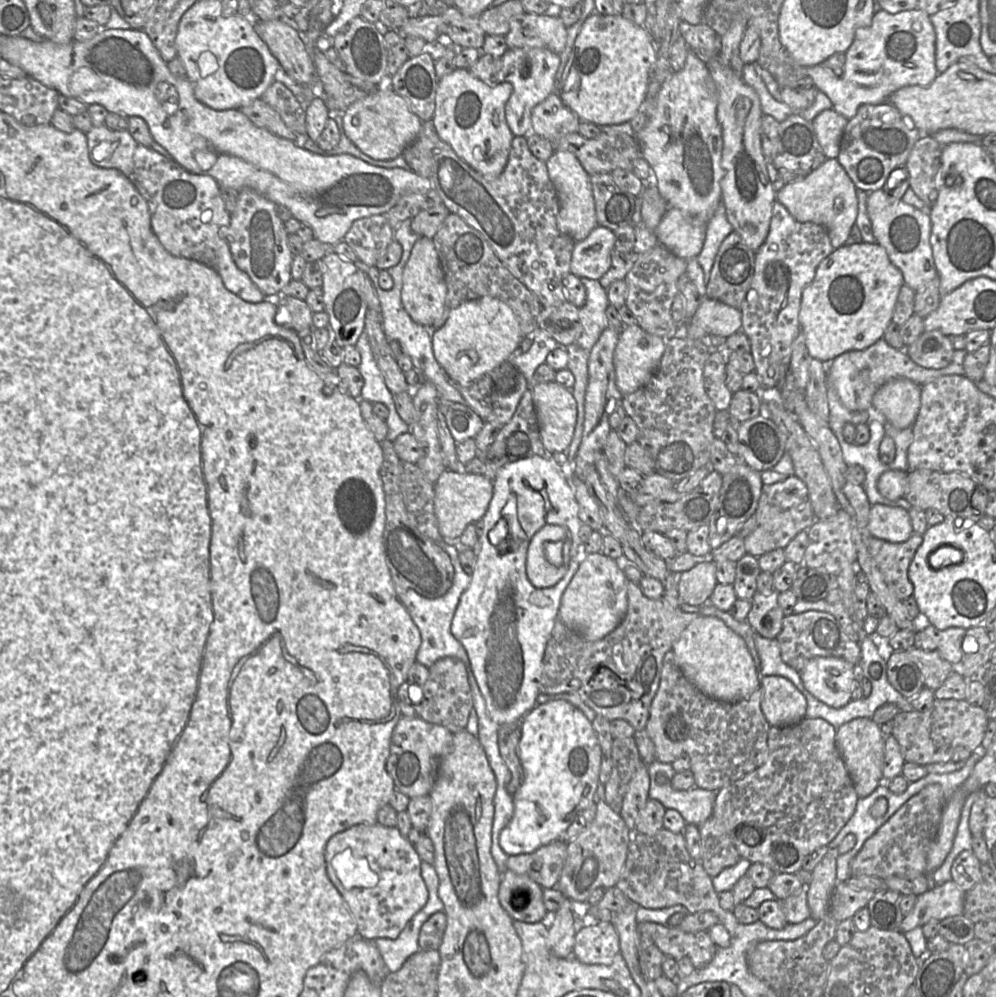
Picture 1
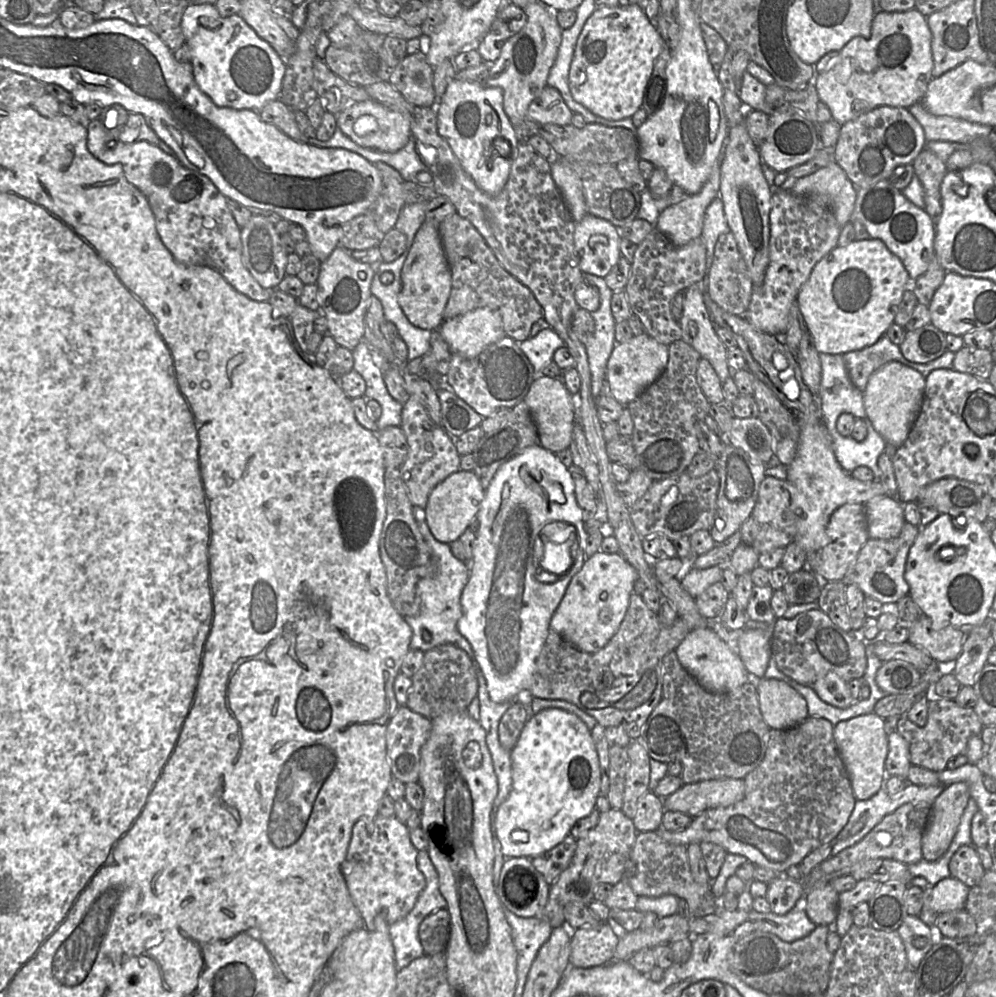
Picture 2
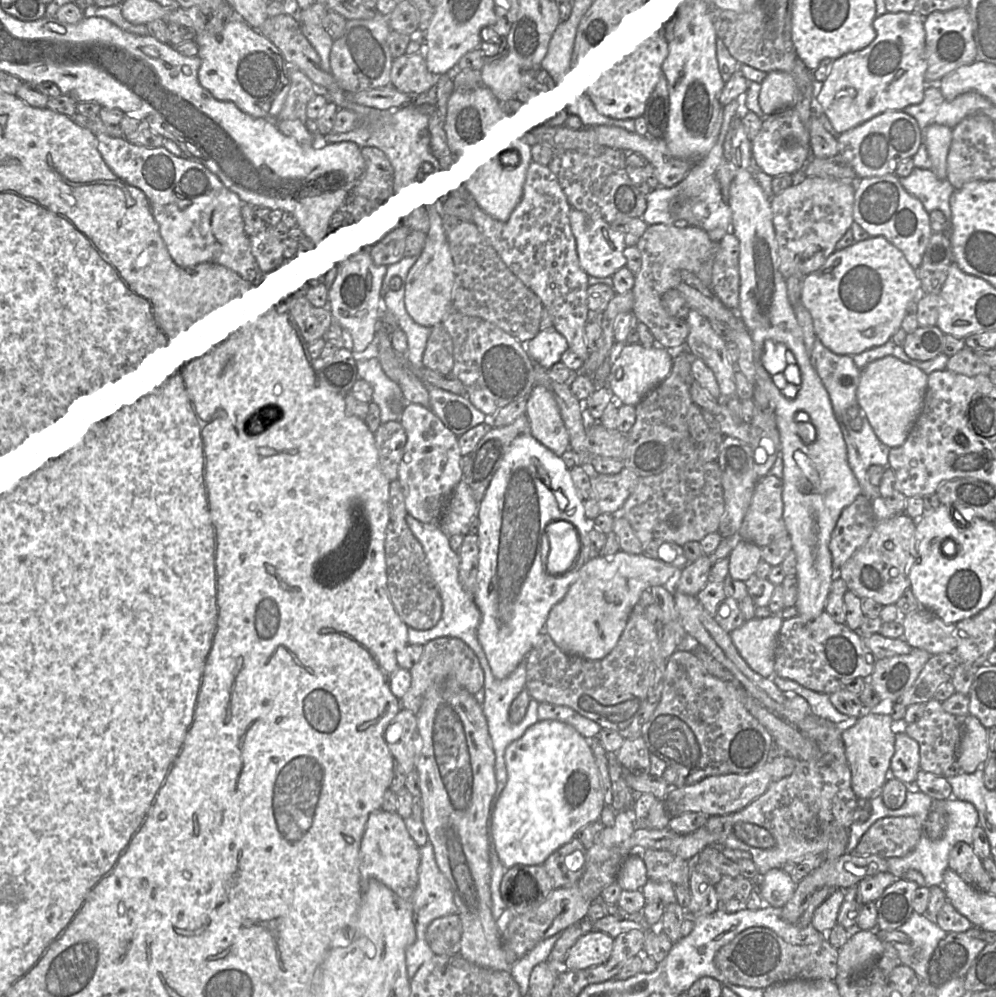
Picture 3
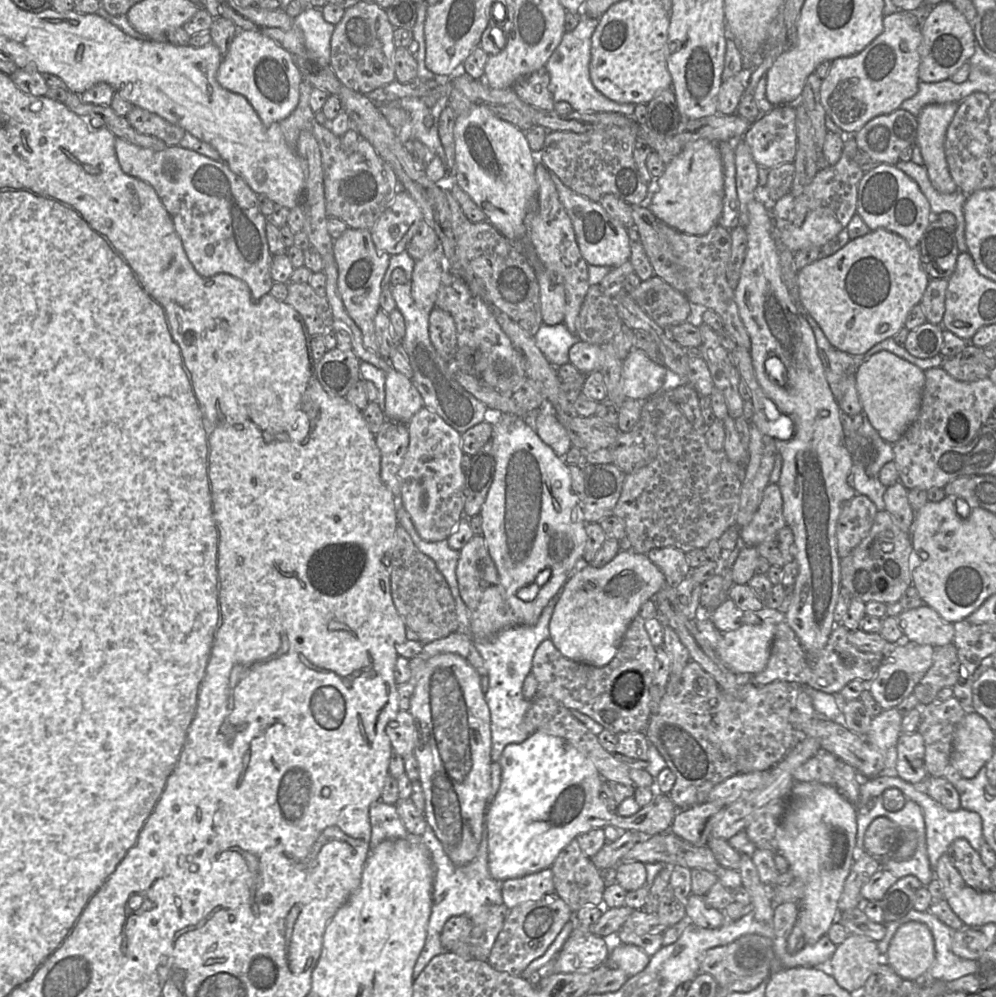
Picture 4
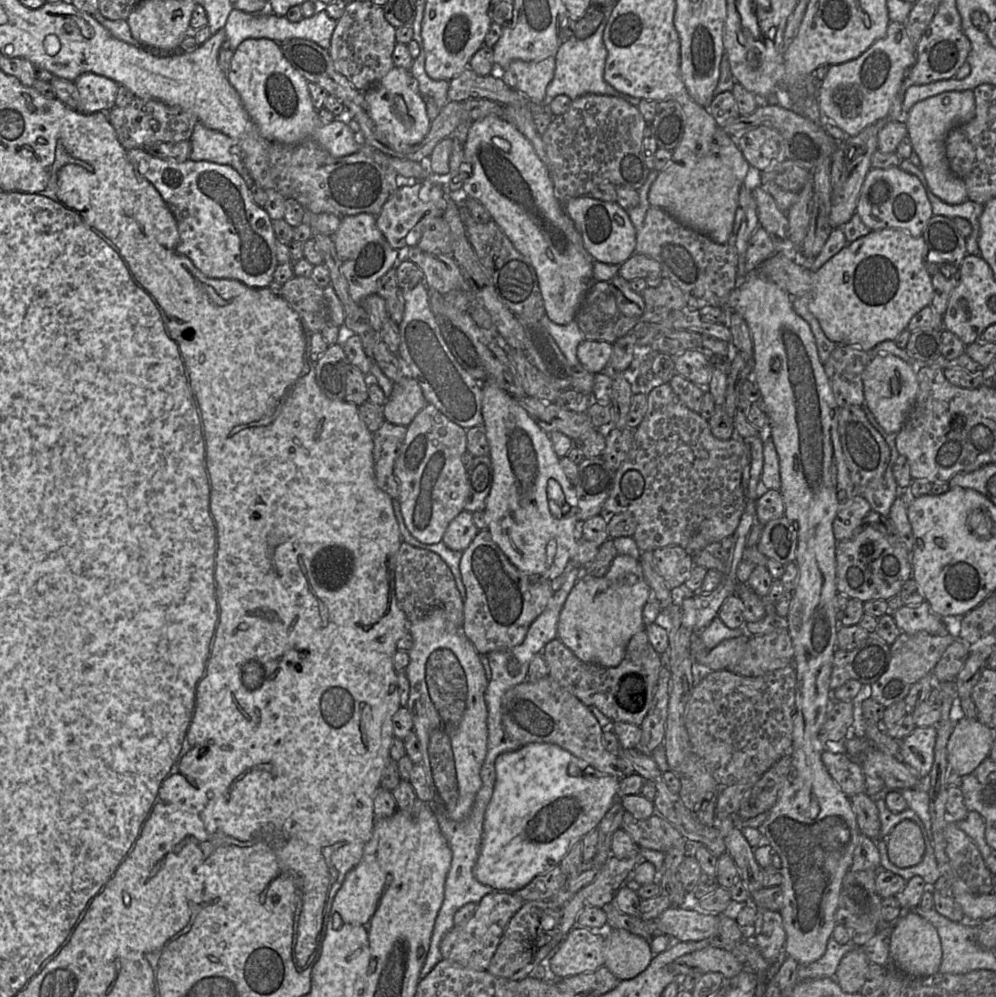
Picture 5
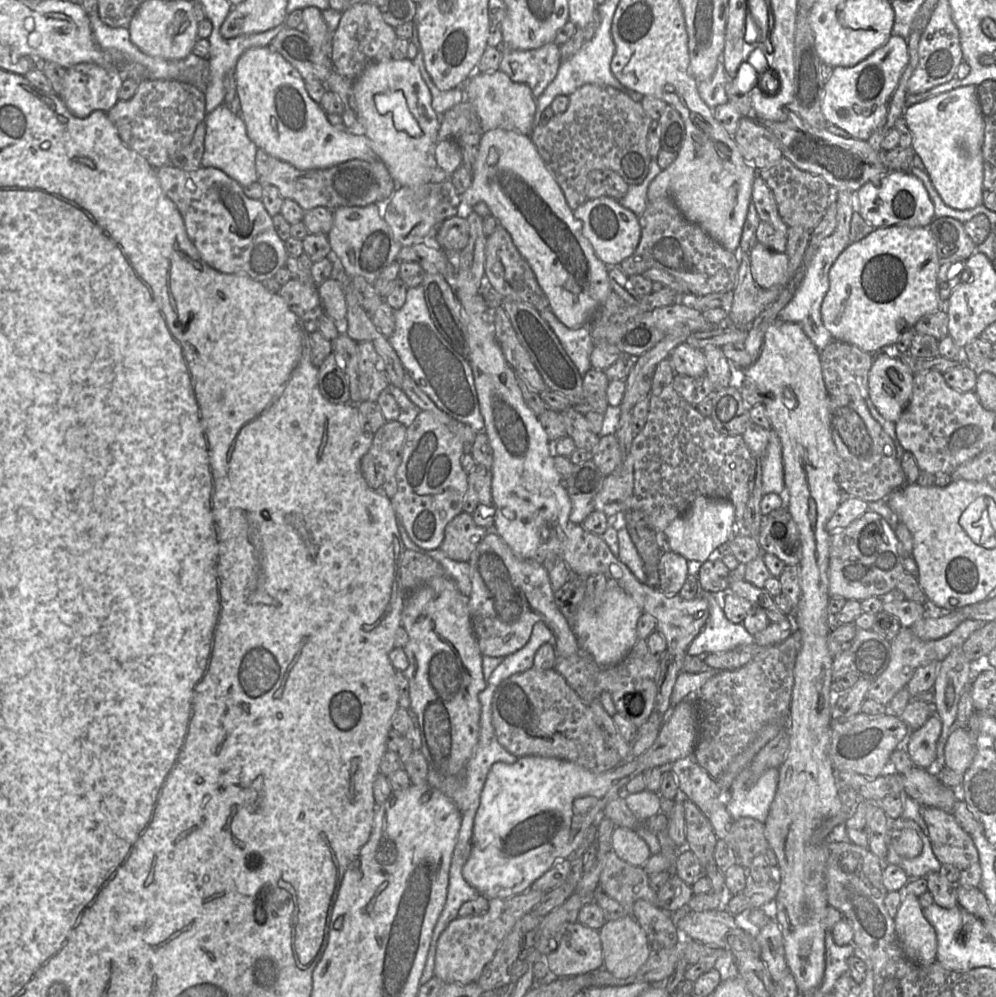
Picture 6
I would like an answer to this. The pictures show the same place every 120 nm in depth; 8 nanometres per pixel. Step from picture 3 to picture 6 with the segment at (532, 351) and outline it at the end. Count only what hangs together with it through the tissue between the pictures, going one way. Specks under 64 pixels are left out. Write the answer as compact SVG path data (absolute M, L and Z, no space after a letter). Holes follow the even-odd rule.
M550 308L539 311L539 313L554 331L564 350L583 377L592 368L590 354L595 344L588 323L577 329L570 329L558 320Z

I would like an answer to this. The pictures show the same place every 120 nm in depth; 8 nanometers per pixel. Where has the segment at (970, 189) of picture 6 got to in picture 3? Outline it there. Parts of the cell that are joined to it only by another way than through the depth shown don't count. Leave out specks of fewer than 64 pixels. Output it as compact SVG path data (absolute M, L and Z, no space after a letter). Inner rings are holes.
M932 124L922 131L922 143L925 144L931 170L937 178L947 179L947 156L952 142L952 129L940 124Z

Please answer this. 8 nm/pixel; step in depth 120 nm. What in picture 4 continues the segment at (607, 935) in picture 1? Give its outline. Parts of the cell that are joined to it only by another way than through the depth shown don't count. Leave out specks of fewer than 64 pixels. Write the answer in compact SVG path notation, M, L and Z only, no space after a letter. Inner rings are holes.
M571 933L554 960L554 971L589 972L607 961L615 942L613 937Z

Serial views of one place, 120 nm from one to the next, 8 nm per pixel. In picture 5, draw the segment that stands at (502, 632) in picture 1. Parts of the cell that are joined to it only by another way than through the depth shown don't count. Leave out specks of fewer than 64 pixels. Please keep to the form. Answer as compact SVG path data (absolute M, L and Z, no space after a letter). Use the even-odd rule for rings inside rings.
M496 383L481 385L482 416L493 467L493 483L484 509L487 529L493 541L518 570L552 581L565 571L578 550L575 538L578 498L575 487L560 465L560 458L555 453L549 434L538 426L517 399Z

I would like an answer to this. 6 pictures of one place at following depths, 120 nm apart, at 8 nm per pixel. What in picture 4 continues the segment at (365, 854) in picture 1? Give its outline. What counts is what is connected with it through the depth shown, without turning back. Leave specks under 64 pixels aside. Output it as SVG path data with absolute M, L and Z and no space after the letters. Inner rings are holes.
M381 800L374 802L369 808L369 819L371 826L370 848L384 840L403 839L408 835L394 805L386 804Z

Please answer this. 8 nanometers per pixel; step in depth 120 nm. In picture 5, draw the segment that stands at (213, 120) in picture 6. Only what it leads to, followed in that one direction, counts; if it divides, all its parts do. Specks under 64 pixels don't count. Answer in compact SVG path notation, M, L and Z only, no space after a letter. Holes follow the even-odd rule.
M197 121L191 138L192 161L208 161L233 167L247 182L251 182L250 175L243 162L240 143L226 134L209 129Z

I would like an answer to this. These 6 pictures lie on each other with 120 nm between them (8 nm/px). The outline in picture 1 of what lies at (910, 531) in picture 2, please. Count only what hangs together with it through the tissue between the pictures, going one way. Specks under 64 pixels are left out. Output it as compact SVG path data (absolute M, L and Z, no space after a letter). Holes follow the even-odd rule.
M913 533L907 541L901 543L892 543L875 537L872 537L869 542L869 553L872 560L890 591L901 601L913 595L913 584L909 580L908 569L922 541L921 535Z

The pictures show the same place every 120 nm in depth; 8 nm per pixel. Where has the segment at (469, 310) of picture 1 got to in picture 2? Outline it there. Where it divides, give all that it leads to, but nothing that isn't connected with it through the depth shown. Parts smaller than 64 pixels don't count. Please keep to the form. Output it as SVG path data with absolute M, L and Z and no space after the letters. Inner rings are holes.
M488 307L477 308L444 320L439 331L451 354L472 359L506 336L500 314Z

